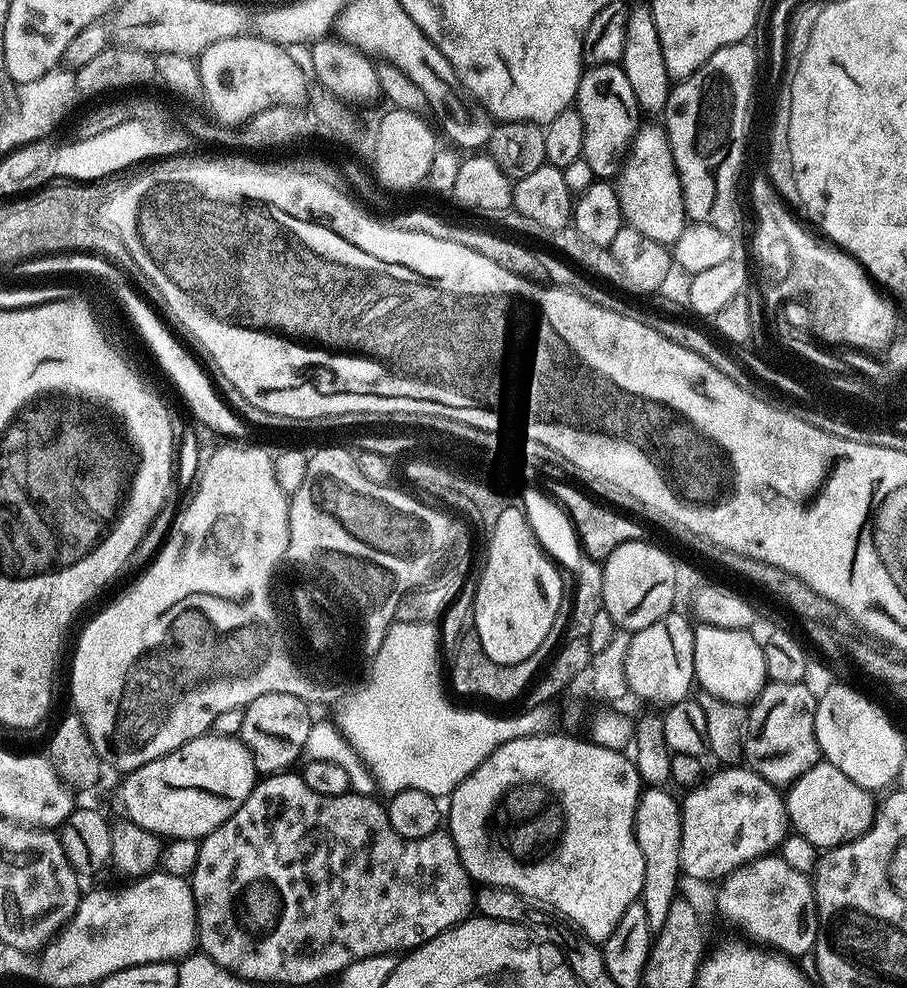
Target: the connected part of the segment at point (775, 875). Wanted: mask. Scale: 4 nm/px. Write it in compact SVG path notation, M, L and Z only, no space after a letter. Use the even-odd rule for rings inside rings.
M769 854L735 868L723 877L716 904L722 915L756 936L763 945L789 957L800 958L813 951L820 925L816 915L814 884L805 873L790 870L779 855Z

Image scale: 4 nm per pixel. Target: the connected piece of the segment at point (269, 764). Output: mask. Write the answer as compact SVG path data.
M262 694L262 698L254 698L244 709L242 726L238 736L251 749L256 759L256 767L261 773L275 774L293 767L292 763L302 756L306 737L314 723L314 716L308 713L308 700L298 698L294 694Z

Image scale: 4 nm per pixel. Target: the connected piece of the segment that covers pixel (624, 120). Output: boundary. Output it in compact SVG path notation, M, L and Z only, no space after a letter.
M619 63L589 67L581 75L574 107L582 120L582 159L590 166L593 177L615 177L638 127L636 95L630 90L623 67Z

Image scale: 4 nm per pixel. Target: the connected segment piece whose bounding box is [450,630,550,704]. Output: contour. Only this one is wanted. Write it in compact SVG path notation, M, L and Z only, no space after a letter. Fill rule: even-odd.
M465 630L460 636L455 652L450 656L452 660L451 691L453 693L456 691L460 696L477 696L480 700L493 700L496 704L508 704L511 700L518 699L520 695L521 699L529 691L533 681L537 679L538 673L545 667L549 650L549 645L543 644L538 646L538 650L534 650L534 654L530 654L530 658L522 662L499 664L486 658L486 650L482 650L482 642L478 634L474 630Z

